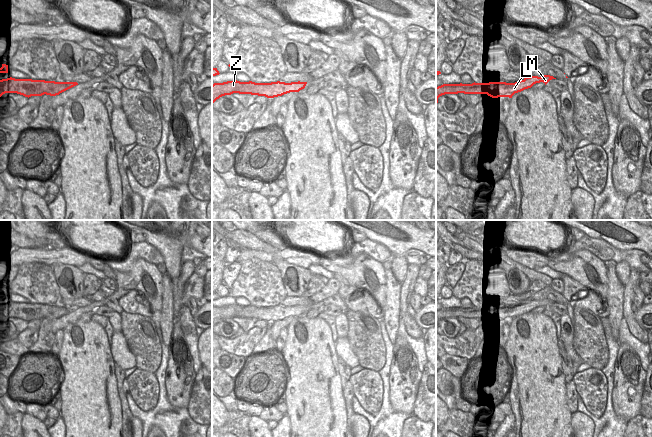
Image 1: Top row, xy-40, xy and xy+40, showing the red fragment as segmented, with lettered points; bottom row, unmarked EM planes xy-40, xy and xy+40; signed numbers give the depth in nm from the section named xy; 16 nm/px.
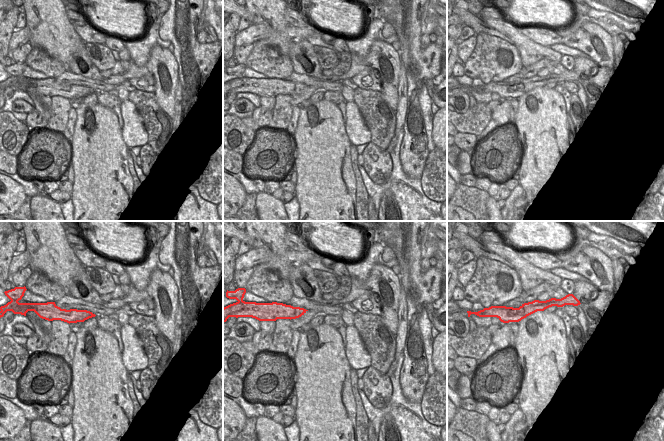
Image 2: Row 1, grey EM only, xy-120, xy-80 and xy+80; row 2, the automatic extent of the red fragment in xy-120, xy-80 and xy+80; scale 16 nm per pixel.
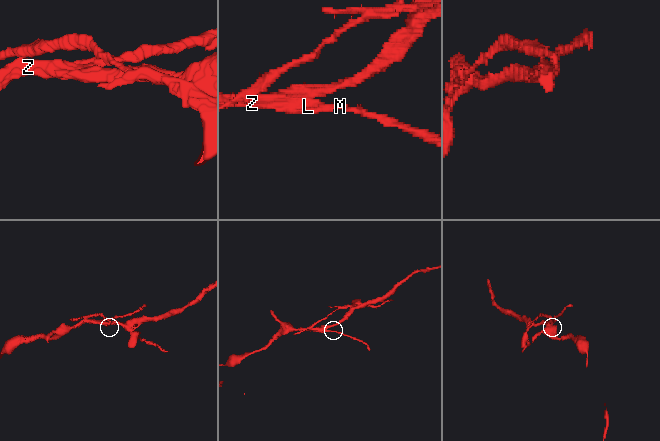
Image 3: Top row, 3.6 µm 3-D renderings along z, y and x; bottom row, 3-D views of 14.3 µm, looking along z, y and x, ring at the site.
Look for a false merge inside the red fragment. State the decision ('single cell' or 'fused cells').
fused cells

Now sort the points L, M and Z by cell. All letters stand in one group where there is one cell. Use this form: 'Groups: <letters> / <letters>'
Groups: L M / Z

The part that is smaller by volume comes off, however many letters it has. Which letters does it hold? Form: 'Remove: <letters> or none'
Remove: L, M

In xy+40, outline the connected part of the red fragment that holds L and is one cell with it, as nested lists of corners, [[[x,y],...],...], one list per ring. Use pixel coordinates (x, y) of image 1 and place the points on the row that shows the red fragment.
[[[544,75],[541,77],[530,76],[530,77],[524,77],[523,80],[520,80],[515,83],[495,82],[491,85],[487,85],[487,88],[491,89],[492,92],[495,93],[495,96],[492,98],[498,98],[498,97],[512,98],[512,96],[515,93],[531,88],[536,83],[543,82],[546,85],[552,79],[556,78],[550,75]]]

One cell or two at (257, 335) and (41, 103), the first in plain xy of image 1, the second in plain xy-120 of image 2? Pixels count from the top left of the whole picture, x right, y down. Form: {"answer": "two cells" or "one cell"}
{"answer": "two cells"}

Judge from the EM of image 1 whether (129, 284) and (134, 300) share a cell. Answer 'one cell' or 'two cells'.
two cells

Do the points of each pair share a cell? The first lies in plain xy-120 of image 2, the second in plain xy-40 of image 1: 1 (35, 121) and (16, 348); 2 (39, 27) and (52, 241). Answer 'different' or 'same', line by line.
1: different
2: different

